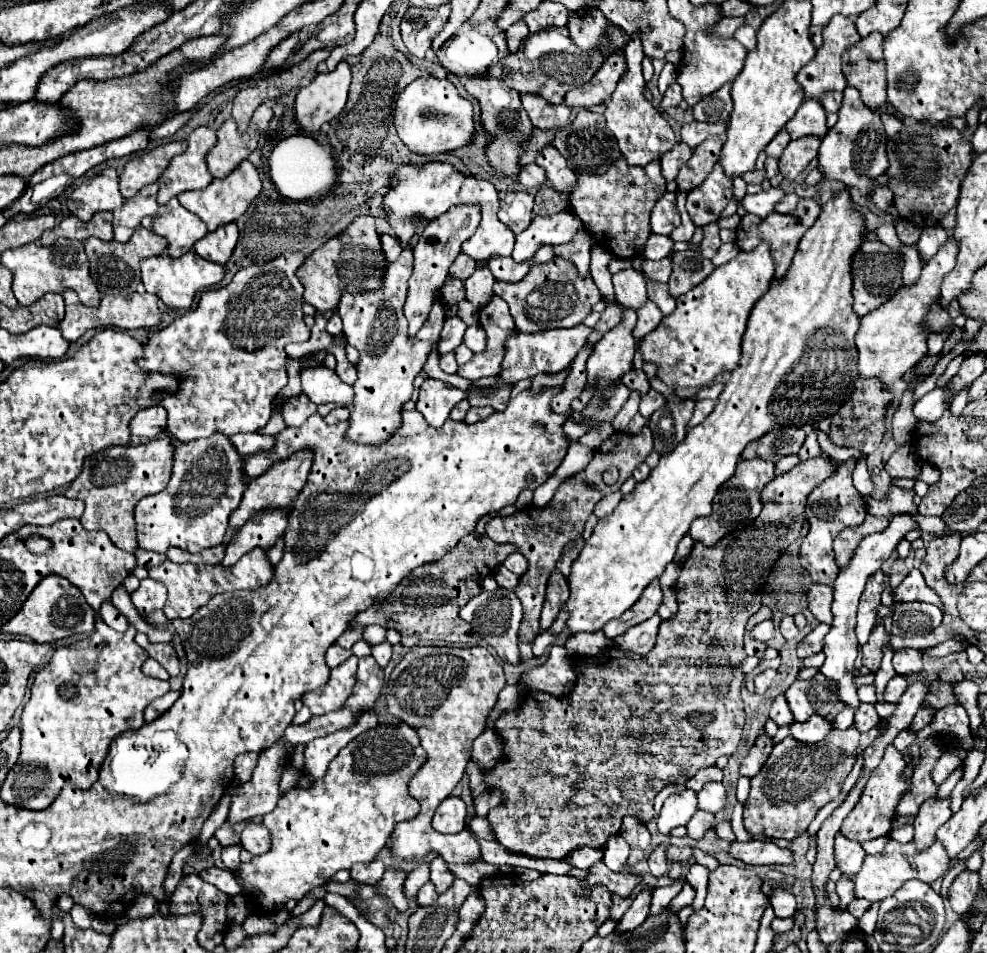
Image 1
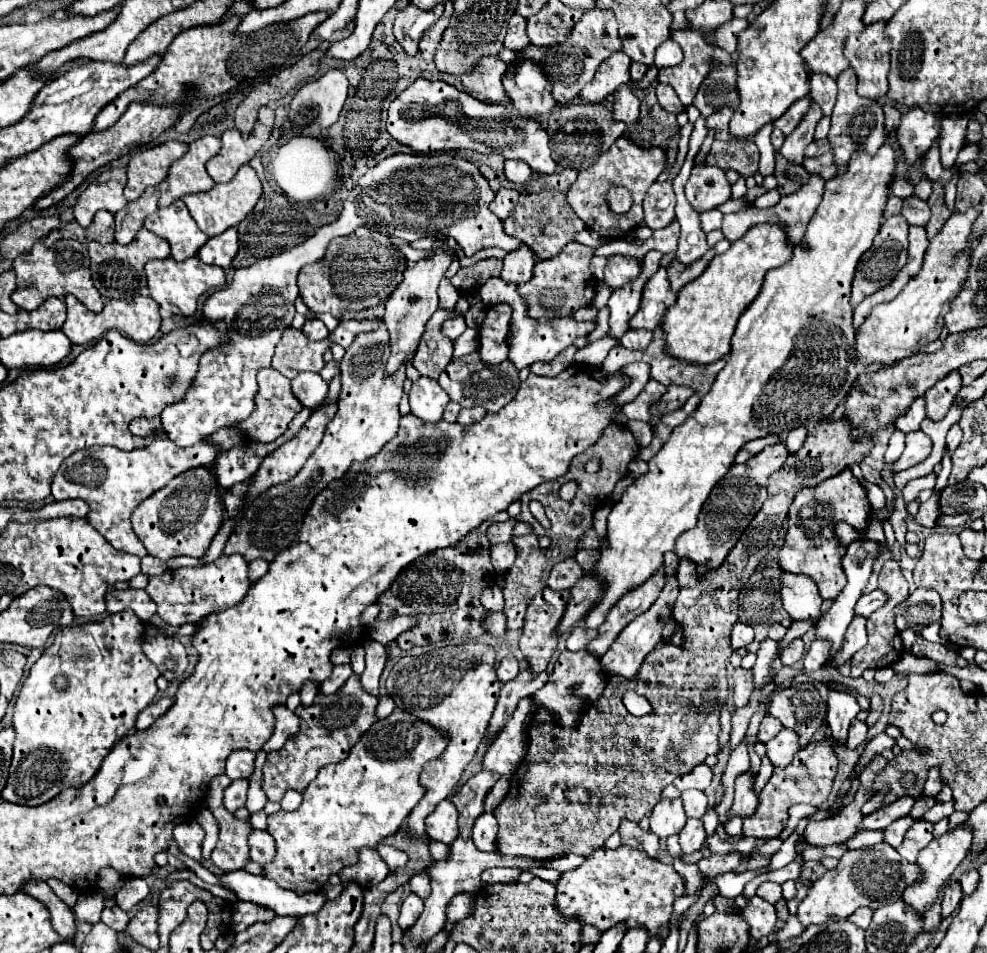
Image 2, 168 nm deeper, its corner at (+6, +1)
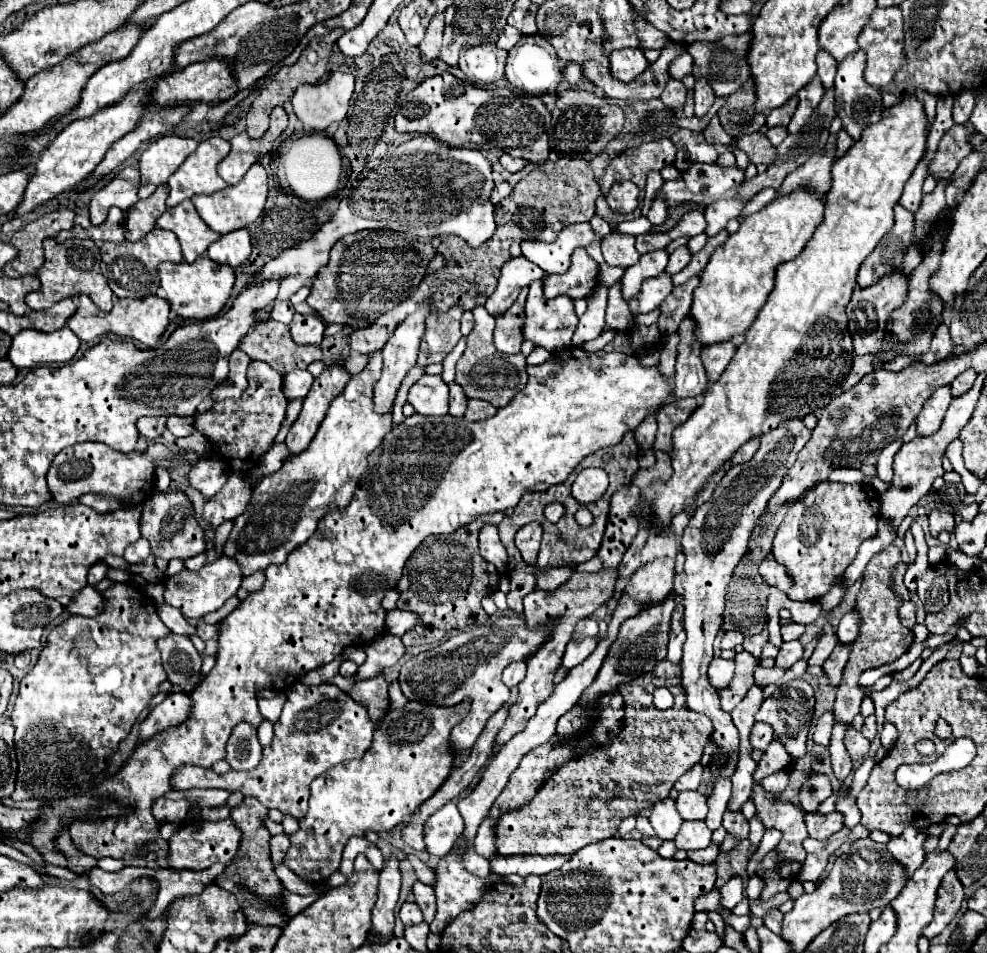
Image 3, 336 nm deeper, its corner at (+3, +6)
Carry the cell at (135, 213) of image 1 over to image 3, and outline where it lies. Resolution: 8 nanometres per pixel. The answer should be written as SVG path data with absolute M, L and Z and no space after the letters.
M160 185L148 199L140 199L126 215L126 241L140 241L154 229L156 219L166 211L168 185Z

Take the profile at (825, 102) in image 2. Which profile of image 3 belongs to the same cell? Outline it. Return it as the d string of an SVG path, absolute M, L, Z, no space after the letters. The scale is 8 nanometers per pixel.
M820 49L820 51L816 53L816 63L818 63L818 77L822 79L824 87L826 87L826 89L828 89L828 87L832 87L832 85L834 85L836 67L838 67L836 59L834 59L828 51Z

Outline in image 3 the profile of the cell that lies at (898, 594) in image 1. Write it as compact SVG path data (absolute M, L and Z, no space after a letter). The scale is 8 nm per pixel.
M850 611L848 615L842 617L838 629L836 629L836 637L838 637L838 643L850 643L856 639L858 635L858 613L856 611Z

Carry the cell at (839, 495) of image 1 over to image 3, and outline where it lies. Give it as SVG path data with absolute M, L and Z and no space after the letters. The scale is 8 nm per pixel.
M830 483L816 485L806 499L788 507L788 513L774 537L772 555L792 573L792 589L788 599L792 601L818 601L830 591L834 579L846 571L856 557L856 551L864 539L870 539L878 531L880 495L868 483Z

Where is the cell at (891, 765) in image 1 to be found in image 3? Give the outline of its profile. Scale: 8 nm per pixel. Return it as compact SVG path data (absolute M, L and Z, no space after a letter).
M838 811L826 813L826 815L818 815L818 813L808 813L806 815L806 827L808 827L808 835L812 839L828 839L830 835L834 835L836 831L842 829L842 815Z

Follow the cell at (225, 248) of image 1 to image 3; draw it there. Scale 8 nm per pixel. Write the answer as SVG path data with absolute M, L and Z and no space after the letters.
M236 229L232 233L222 235L208 247L208 255L216 263L226 263L230 267L242 265L252 253L250 233L246 229Z

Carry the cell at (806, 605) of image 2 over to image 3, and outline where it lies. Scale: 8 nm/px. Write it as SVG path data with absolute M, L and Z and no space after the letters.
M766 555L762 559L762 563L758 565L758 573L762 575L762 579L768 585L774 585L782 591L788 591L792 587L792 577L786 573L786 569L772 555Z

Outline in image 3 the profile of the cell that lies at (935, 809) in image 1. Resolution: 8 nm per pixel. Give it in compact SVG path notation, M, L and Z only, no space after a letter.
M908 825L900 837L892 837L886 843L886 849L892 853L894 861L906 869L908 879L912 879L912 873L922 865L926 857L924 841L926 841L926 835L916 827Z

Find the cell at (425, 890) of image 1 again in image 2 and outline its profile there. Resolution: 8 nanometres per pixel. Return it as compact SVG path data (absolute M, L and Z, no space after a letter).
M409 894L409 896L405 898L405 902L401 904L401 914L399 914L399 924L401 924L401 928L405 930L405 928L413 926L415 920L419 918L421 910L423 910L423 900L417 898L415 894Z

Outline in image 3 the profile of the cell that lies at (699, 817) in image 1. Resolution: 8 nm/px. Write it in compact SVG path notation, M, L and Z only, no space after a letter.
M684 821L678 835L674 837L674 843L678 849L684 851L696 851L706 849L710 845L712 831L706 827L704 821Z

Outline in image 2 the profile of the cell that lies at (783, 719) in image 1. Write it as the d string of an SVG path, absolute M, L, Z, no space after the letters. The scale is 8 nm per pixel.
M765 716L763 720L761 720L761 726L759 726L759 732L757 732L757 740L759 742L769 742L771 738L775 738L779 732L781 732L781 722L777 722L777 718L773 718L773 716Z

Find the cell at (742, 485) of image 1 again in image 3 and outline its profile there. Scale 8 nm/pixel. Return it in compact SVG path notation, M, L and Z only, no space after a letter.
M784 421L784 425L778 425L772 429L772 433L764 433L760 437L760 449L756 455L742 465L734 465L720 485L716 487L712 501L704 503L702 507L696 509L694 517L690 519L684 537L682 537L682 547L686 555L686 565L684 565L684 579L680 579L682 585L682 597L684 597L684 631L686 631L686 641L682 647L682 689L686 693L686 707L696 713L704 713L712 725L712 737L710 741L720 745L720 755L712 759L710 771L712 779L706 783L706 797L712 795L716 777L732 777L738 757L740 757L740 735L738 729L732 723L730 713L720 709L720 697L716 689L708 681L708 665L714 657L712 651L712 641L722 625L722 613L724 613L724 603L726 603L726 587L730 583L732 571L738 565L738 561L744 557L748 549L748 539L750 531L754 527L754 521L762 515L766 509L770 497L776 493L780 487L784 475L788 469L794 465L800 449L808 443L810 431L806 429L804 421Z

